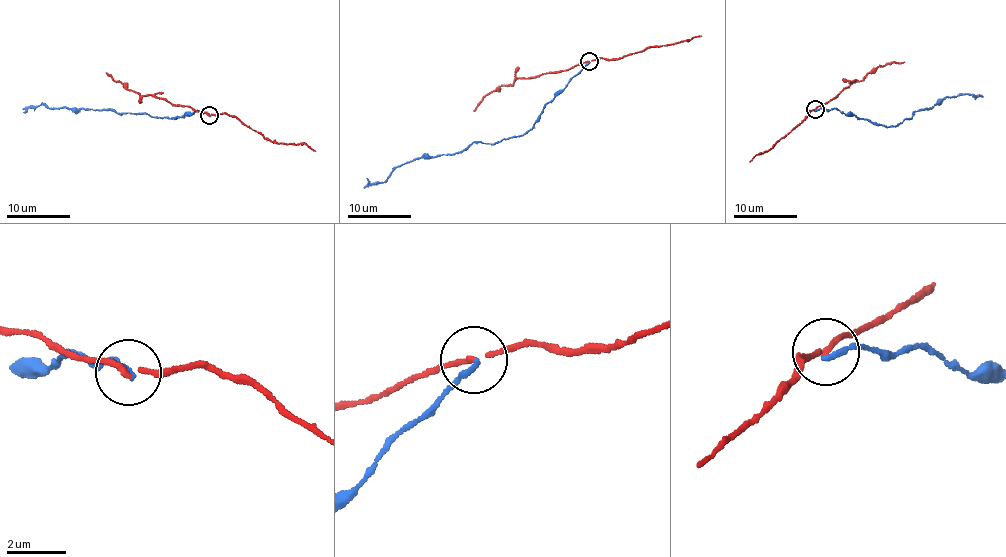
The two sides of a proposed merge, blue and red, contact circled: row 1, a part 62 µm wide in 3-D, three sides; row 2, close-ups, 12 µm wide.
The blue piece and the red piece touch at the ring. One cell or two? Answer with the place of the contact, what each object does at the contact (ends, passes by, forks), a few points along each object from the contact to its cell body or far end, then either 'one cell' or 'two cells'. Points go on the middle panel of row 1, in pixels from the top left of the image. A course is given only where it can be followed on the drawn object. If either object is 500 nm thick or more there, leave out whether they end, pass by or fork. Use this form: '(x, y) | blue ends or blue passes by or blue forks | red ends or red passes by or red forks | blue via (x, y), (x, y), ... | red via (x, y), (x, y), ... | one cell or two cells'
(589, 61) | blue ends | red passes by | blue via (589, 62), (521, 136), (494, 143), (472, 142), (459, 152), (406, 161), (385, 181), (371, 183), (366, 178) | red via (589, 62), (564, 71), (518, 78), (513, 84), (501, 85), (474, 111) | two cells

